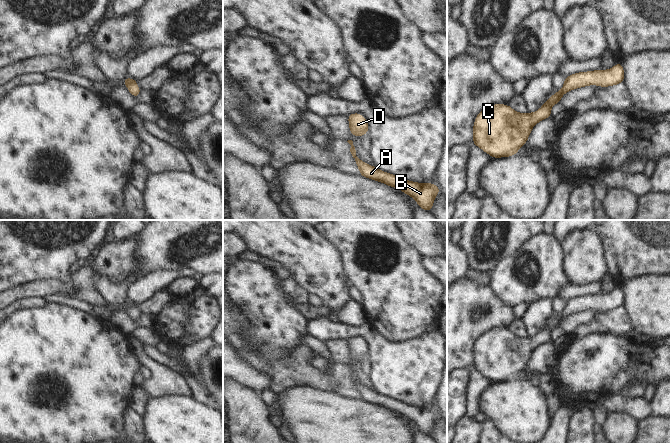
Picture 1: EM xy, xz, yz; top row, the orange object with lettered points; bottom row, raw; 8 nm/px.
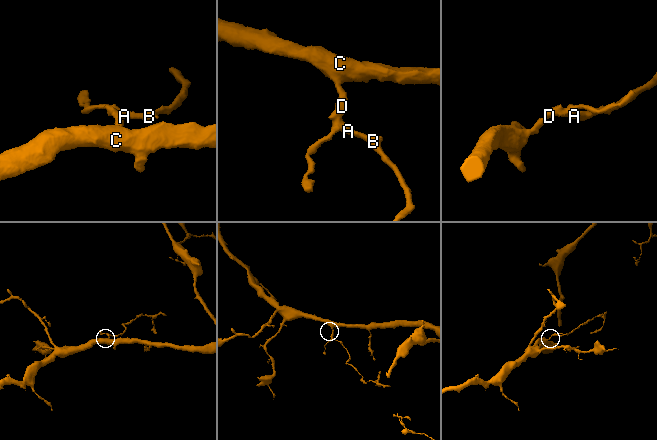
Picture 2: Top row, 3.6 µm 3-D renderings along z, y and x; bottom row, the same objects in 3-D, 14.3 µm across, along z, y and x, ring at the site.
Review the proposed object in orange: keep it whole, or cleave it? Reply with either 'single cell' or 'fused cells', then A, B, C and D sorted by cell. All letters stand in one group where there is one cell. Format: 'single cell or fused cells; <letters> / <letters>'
single cell; A B C D

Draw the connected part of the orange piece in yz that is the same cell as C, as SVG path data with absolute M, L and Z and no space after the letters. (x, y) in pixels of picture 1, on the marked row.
M620 61L609 70L596 70L575 73L564 79L564 87L552 95L543 106L535 113L521 114L513 110L509 105L497 103L482 110L476 117L473 126L474 139L472 144L477 145L484 152L494 158L509 157L516 155L518 149L525 145L530 132L535 124L543 119L551 117L551 107L561 102L561 97L569 90L585 87L587 85L598 85L608 87L624 83L624 69Z

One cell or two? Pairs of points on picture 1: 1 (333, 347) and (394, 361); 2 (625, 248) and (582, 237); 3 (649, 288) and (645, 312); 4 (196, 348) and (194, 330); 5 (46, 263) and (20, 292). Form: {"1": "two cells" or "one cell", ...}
{"1": "two cells", "2": "two cells", "3": "one cell", "4": "two cells", "5": "two cells"}

